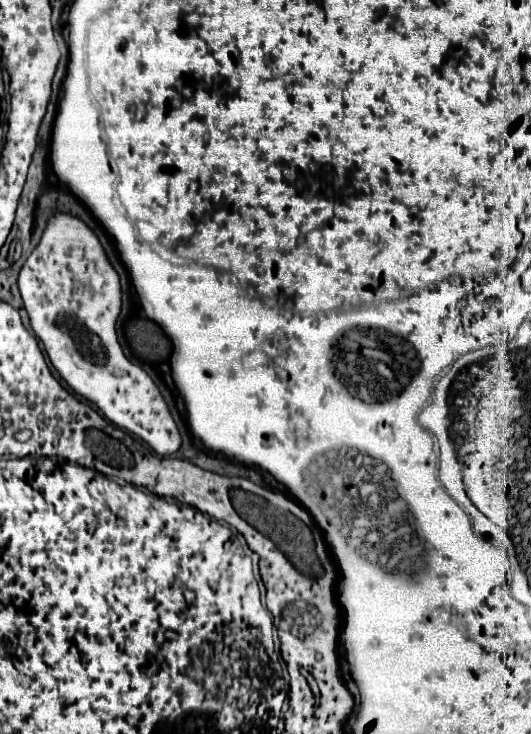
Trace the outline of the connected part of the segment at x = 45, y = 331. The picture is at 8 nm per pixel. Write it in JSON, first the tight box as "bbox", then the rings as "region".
{"bbox":[18,214,182,456],"region":[[[56,214],[36,246],[36,250],[28,256],[24,268],[20,270],[18,288],[24,300],[24,306],[30,316],[30,324],[34,334],[44,342],[48,358],[58,374],[66,380],[66,384],[80,396],[94,402],[102,414],[114,422],[118,428],[134,434],[142,442],[146,442],[156,454],[168,456],[174,454],[182,440],[178,428],[168,412],[168,406],[152,382],[152,378],[136,364],[132,364],[118,340],[116,340],[116,316],[120,314],[120,278],[116,270],[110,266],[108,258],[104,256],[104,248],[100,246],[96,234],[78,218],[70,214]]]}

